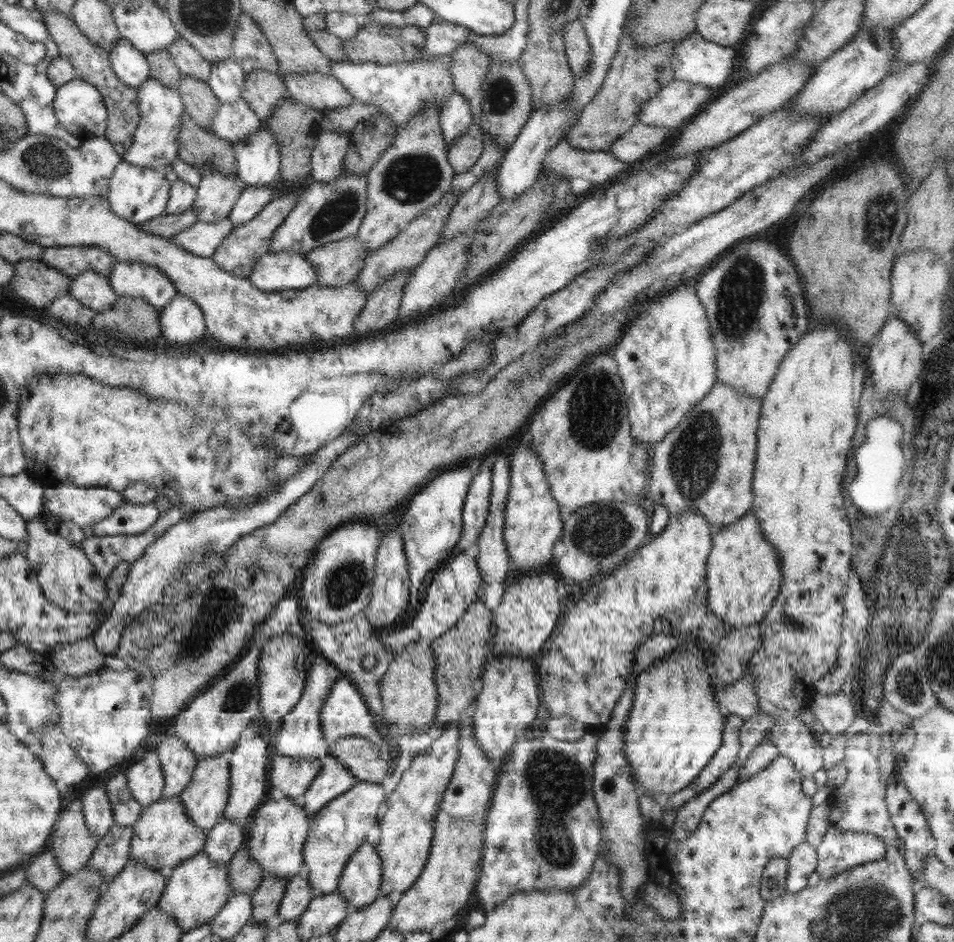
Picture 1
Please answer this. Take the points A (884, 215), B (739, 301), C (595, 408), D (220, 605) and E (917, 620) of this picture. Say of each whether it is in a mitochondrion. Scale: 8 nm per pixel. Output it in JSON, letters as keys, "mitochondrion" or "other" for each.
{"A":"mitochondrion","B":"mitochondrion","C":"mitochondrion","D":"mitochondrion","E":"other"}

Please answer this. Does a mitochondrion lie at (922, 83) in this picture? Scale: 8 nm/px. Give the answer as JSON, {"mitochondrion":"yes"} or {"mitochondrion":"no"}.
{"mitochondrion":"no"}

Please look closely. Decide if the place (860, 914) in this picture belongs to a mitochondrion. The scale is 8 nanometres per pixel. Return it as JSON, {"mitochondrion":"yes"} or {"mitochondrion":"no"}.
{"mitochondrion":"yes"}

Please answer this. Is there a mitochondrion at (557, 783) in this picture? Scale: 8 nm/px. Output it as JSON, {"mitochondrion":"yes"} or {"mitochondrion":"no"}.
{"mitochondrion":"yes"}

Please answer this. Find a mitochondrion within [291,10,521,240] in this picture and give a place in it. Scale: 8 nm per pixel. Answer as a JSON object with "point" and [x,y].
{"point":[410,178]}

